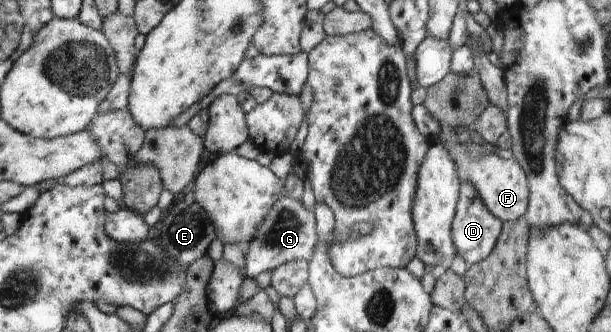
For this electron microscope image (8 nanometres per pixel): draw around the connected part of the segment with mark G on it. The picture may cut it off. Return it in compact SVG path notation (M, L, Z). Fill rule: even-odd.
M286 194L273 204L267 217L261 222L255 238L244 248L244 275L255 279L258 274L273 271L285 262L309 262L318 242L315 215L300 200Z

